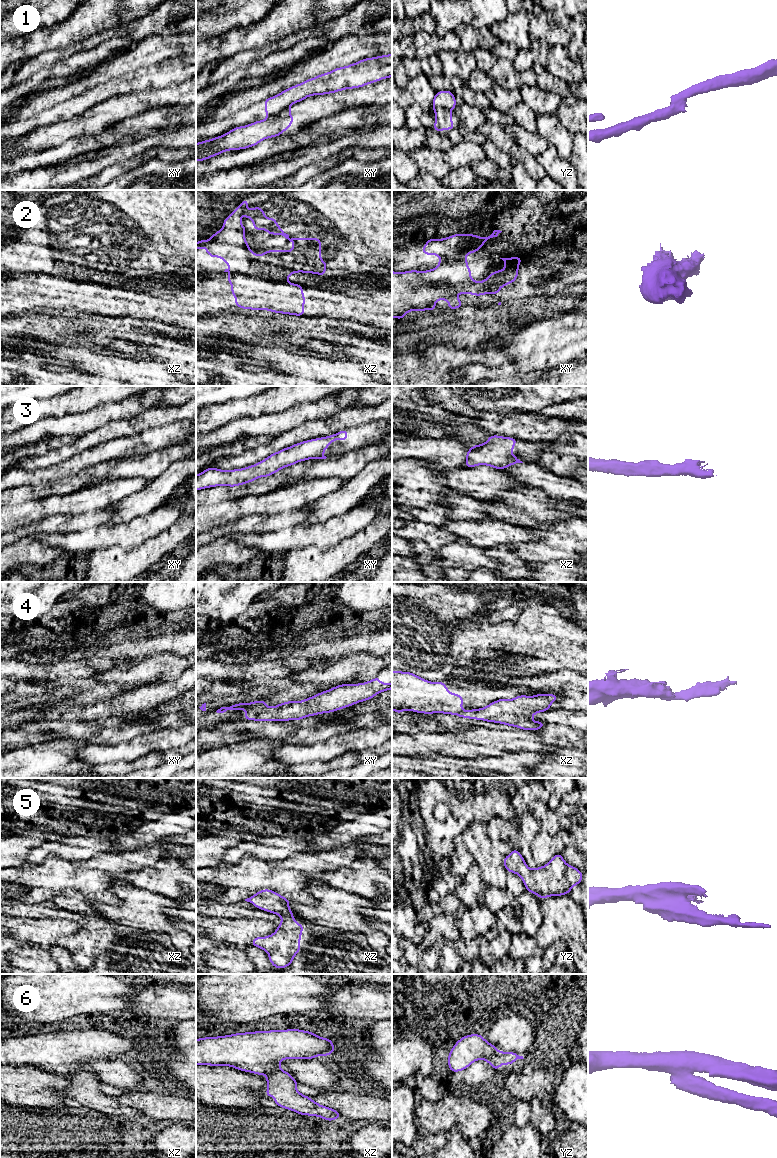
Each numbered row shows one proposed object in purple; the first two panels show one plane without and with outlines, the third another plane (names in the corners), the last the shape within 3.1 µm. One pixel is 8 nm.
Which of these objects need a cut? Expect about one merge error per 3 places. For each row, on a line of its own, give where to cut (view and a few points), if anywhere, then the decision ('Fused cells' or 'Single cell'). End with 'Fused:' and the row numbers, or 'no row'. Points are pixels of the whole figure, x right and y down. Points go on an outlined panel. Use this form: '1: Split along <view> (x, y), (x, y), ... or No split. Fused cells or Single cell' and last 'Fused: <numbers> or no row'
1: Split along xy (289, 105), (269, 117). Fused cells
2: Split along xz (236, 272), (264, 279), (283, 281). Fused cells
3: No split. Single cell
4: Split along xy (266, 707), (260, 710), (249, 711). Fused cells
5: No split. Single cell
6: Split along xz (281, 1069), (275, 1069), (267, 1074). Fused cells
Fused: 1, 2, 4, 6

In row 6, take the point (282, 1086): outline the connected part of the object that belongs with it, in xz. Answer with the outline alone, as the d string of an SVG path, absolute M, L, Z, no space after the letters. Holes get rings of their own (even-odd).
M275 1070L265 1078L268 1088L265 1096L275 1099L275 1106L294 1111L303 1116L317 1116L326 1121L334 1121L341 1117L336 1110L322 1106L296 1090L299 1084L290 1073L284 1070Z

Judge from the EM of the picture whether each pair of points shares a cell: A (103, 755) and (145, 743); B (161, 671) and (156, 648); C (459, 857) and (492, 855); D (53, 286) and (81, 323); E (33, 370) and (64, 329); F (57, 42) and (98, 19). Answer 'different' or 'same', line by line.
A: same
B: different
C: different
D: different
E: different
F: same

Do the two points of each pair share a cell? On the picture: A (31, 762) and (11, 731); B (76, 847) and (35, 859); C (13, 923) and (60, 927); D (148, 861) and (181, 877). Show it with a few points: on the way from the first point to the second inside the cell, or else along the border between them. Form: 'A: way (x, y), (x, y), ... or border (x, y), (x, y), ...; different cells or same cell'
A: border (44, 743), (11, 748); different cells
B: way (66, 847), (51, 848), (45, 851); same cell
C: way (25, 927), (48, 927); same cell
D: border (164, 854), (151, 867), (141, 868), (132, 872); different cells

